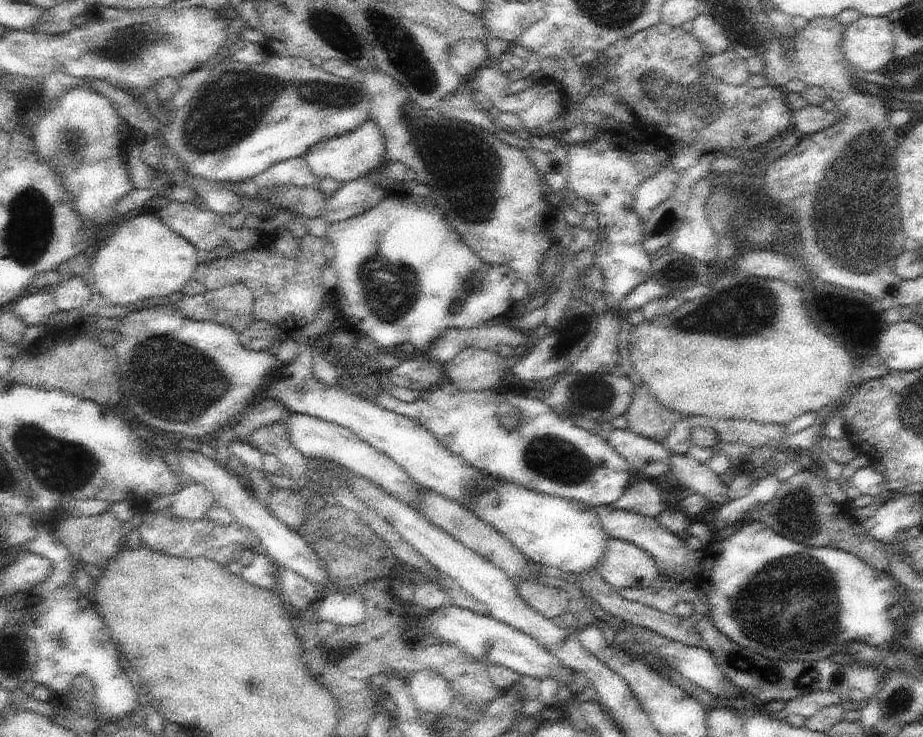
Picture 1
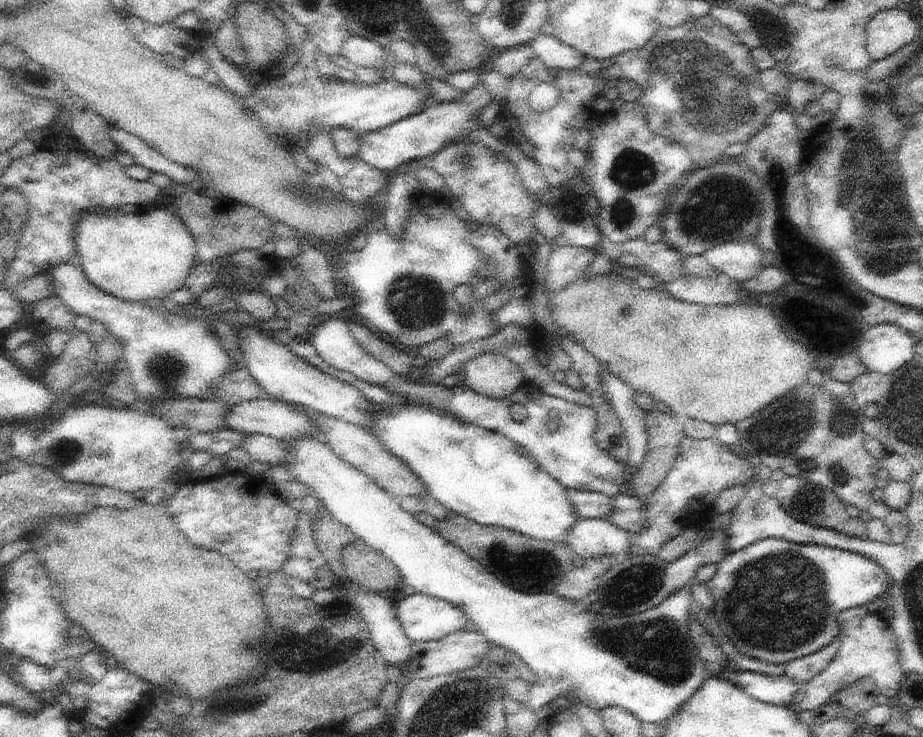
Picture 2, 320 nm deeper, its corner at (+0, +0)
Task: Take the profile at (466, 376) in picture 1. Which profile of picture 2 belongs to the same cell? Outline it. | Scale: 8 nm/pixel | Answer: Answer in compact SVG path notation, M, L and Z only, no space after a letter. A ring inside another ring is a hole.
M496 352L480 354L470 360L461 372L464 372L462 382L466 382L471 390L492 399L512 396L526 380L518 364Z

